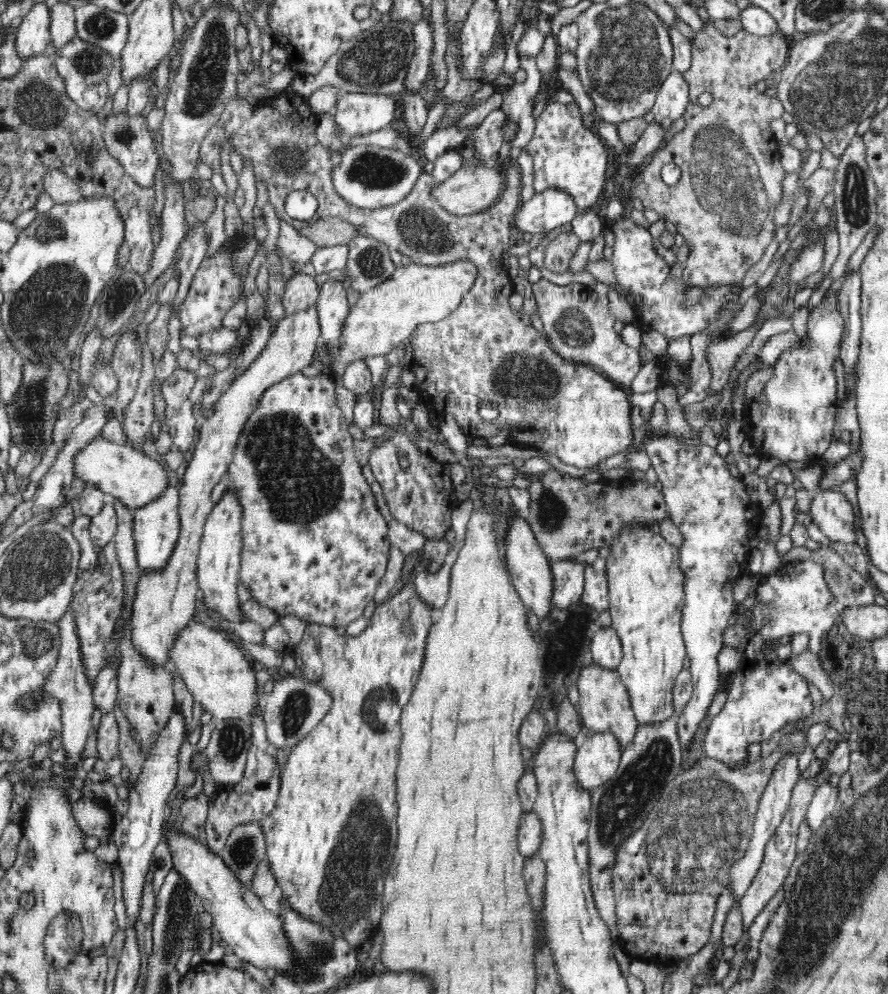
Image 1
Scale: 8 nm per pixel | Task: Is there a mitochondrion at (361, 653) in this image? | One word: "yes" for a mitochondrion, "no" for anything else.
no

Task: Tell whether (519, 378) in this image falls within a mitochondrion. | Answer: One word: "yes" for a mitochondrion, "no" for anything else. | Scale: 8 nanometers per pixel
yes

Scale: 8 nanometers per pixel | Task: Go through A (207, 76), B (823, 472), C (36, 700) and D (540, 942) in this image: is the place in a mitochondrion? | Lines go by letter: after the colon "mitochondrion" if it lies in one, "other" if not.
A: mitochondrion
B: other
C: other
D: other

